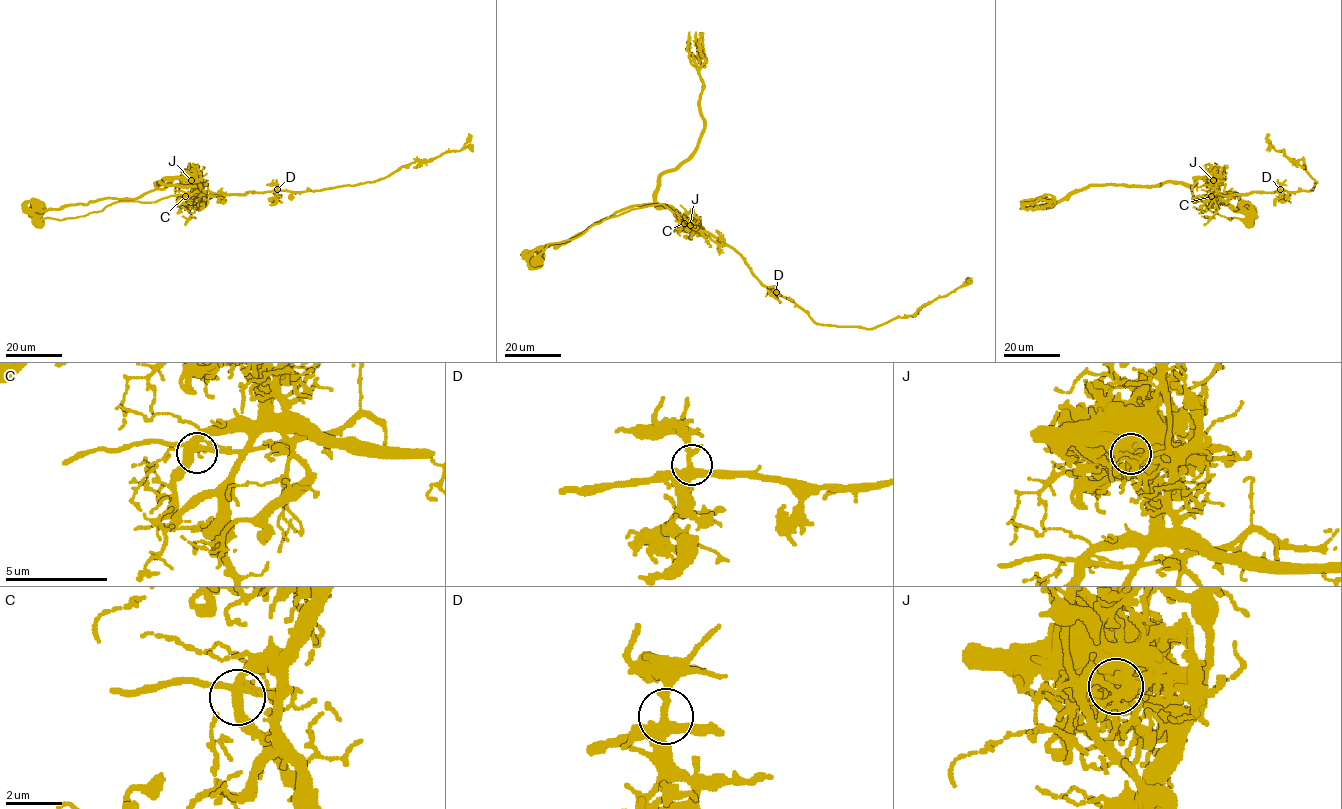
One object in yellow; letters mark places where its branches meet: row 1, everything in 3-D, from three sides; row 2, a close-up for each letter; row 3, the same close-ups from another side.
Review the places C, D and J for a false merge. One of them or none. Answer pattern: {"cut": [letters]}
{"cut": ["J"]}

